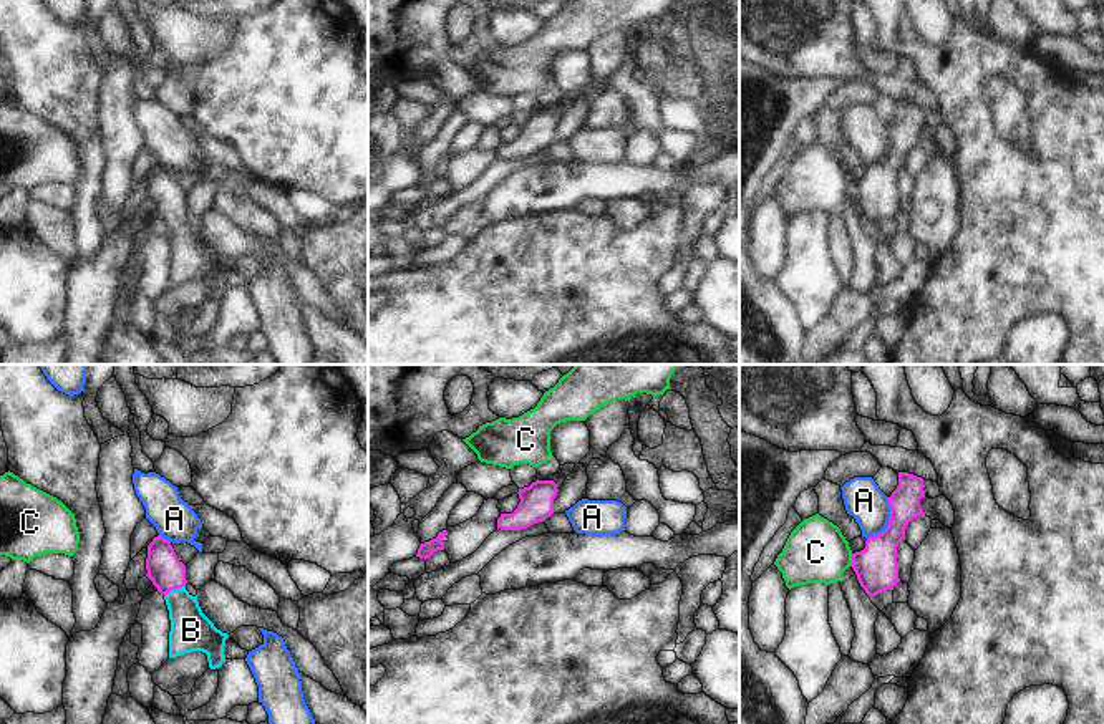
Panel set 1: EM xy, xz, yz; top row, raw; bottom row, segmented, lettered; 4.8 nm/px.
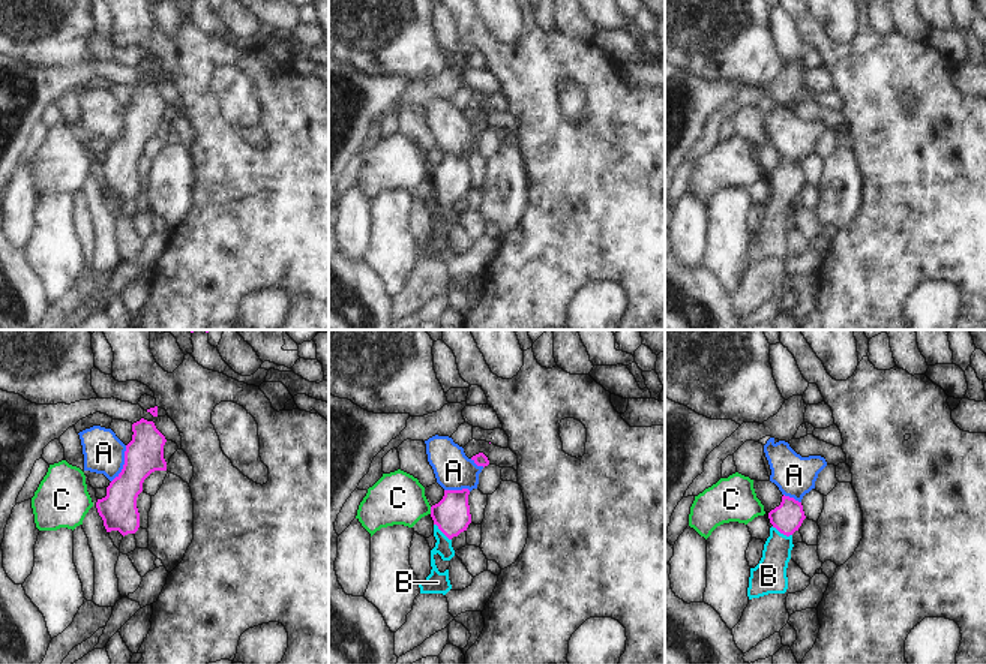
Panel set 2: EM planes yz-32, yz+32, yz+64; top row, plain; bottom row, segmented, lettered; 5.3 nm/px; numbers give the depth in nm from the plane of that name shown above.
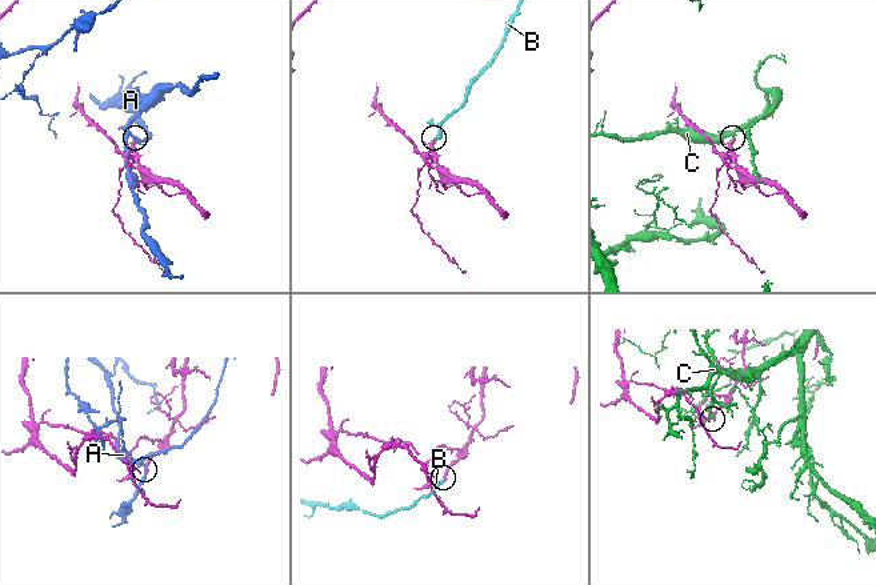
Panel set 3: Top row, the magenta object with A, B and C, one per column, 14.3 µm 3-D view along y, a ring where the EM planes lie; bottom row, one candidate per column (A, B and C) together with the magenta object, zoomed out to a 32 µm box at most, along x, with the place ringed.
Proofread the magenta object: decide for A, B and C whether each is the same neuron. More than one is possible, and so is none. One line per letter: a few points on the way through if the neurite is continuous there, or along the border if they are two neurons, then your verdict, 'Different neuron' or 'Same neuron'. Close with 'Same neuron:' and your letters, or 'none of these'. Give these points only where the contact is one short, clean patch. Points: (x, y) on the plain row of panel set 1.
A: Different neuron
B: Path across: xy (164, 199), (174, 217), (191, 259). Same neuron
C: Boundary: yz (851, 183), (852, 194). Different neuron
Same neuron: B.

